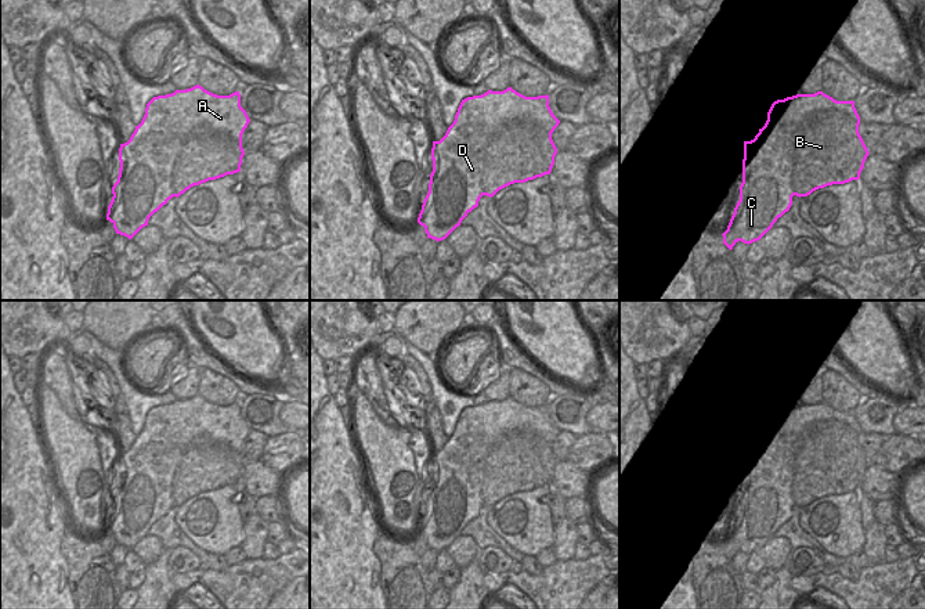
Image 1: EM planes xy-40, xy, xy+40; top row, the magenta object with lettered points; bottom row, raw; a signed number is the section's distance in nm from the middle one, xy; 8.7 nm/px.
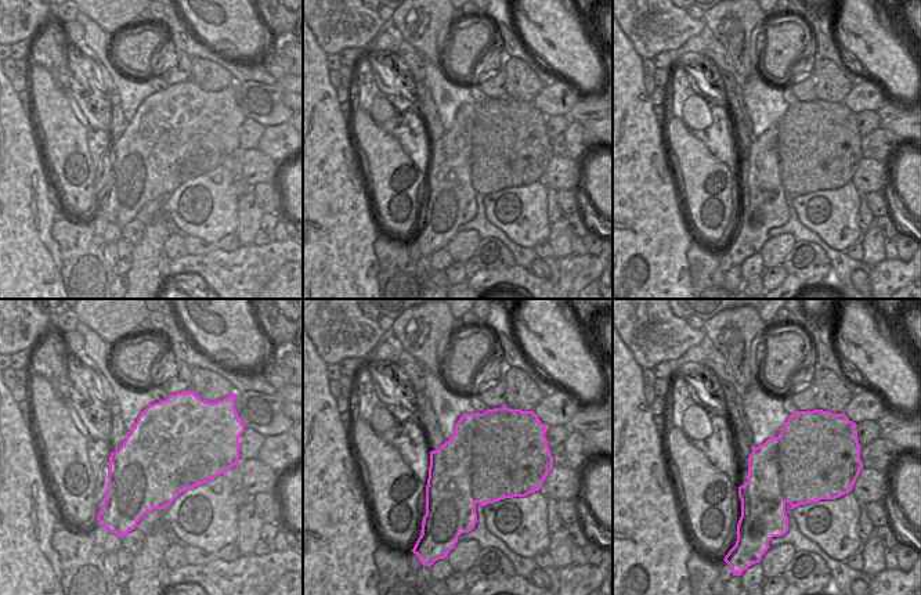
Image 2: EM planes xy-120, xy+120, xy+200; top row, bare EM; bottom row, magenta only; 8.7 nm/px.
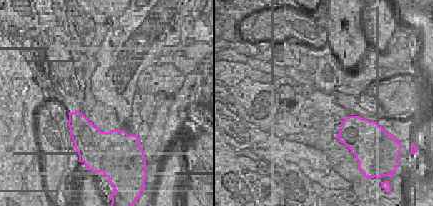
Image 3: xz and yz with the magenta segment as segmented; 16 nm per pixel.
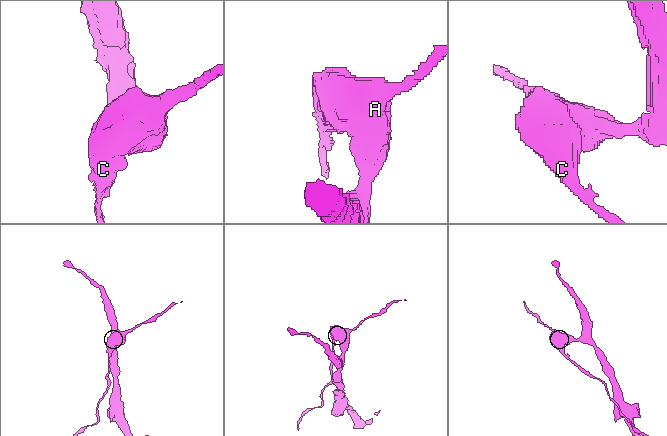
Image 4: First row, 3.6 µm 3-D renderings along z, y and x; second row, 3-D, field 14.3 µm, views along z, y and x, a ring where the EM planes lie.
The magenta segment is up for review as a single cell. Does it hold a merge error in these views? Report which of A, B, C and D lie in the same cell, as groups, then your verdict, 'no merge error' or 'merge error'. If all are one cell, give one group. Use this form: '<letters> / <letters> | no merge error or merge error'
A C D / B | merge error

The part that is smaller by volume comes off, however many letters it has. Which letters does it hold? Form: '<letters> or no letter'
A, C, D

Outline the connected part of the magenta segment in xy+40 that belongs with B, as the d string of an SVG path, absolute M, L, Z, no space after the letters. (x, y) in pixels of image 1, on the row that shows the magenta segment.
M841 111L813 113L802 126L791 159L796 197L819 188L859 180L868 149L859 133L860 122Z

